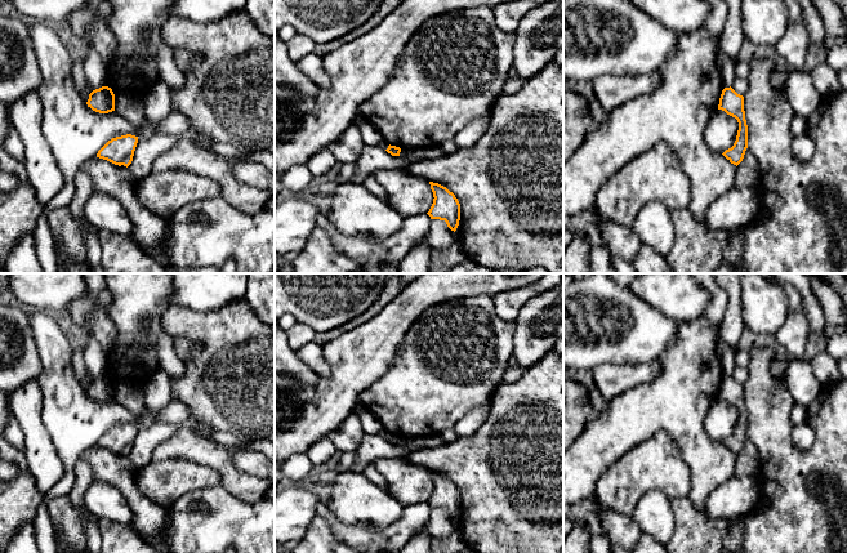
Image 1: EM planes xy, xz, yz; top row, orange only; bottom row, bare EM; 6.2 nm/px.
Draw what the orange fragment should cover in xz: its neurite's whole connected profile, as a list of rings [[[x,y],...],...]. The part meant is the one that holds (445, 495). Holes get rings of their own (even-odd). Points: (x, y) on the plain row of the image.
[[[429,471],[433,481],[433,492],[427,501],[431,508],[445,509],[451,519],[456,519],[460,509],[460,492],[446,476]]]

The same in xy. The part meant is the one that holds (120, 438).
[[[131,423],[112,427],[98,440],[97,446],[128,456],[133,450],[137,432],[138,425]]]

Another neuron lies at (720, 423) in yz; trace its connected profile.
[[[722,398],[713,401],[704,419],[704,431],[716,442],[723,442],[736,429],[739,411]]]

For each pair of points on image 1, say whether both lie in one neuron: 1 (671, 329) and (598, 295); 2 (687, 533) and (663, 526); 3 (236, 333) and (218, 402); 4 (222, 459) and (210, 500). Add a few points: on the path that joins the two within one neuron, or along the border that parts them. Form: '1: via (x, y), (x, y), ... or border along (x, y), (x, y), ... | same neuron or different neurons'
1: via (652, 329), (632, 329), (616, 313) | same neuron
2: border along (669, 500), (673, 514), (673, 535), (671, 539) | different neurons
3: via (236, 349), (236, 383), (233, 386) | same neuron
4: border along (219, 484), (244, 502) | different neurons

